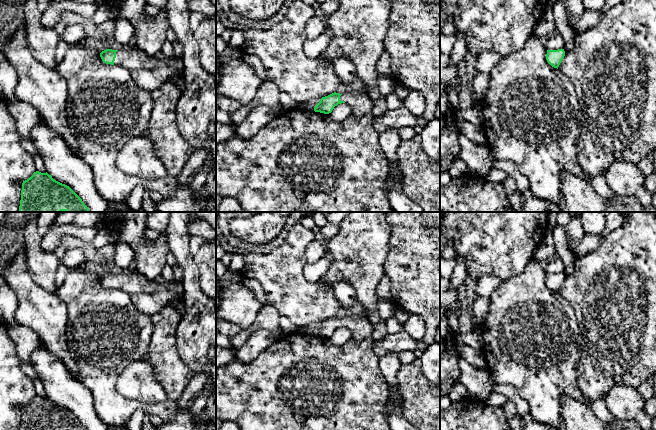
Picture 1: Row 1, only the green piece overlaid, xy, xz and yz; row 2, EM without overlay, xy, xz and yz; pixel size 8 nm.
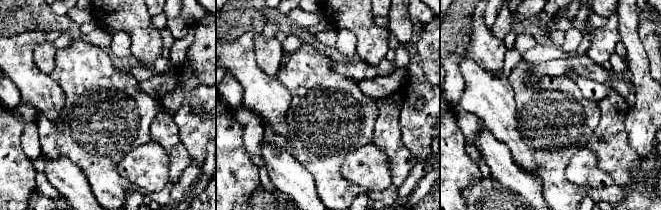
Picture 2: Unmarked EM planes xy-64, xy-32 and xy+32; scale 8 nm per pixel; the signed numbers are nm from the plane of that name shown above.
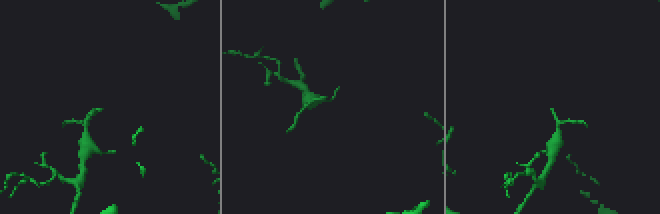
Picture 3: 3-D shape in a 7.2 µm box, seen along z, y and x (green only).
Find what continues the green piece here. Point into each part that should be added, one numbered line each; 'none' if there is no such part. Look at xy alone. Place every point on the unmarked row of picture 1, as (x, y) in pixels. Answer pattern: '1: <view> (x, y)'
1: xy (128, 281)

